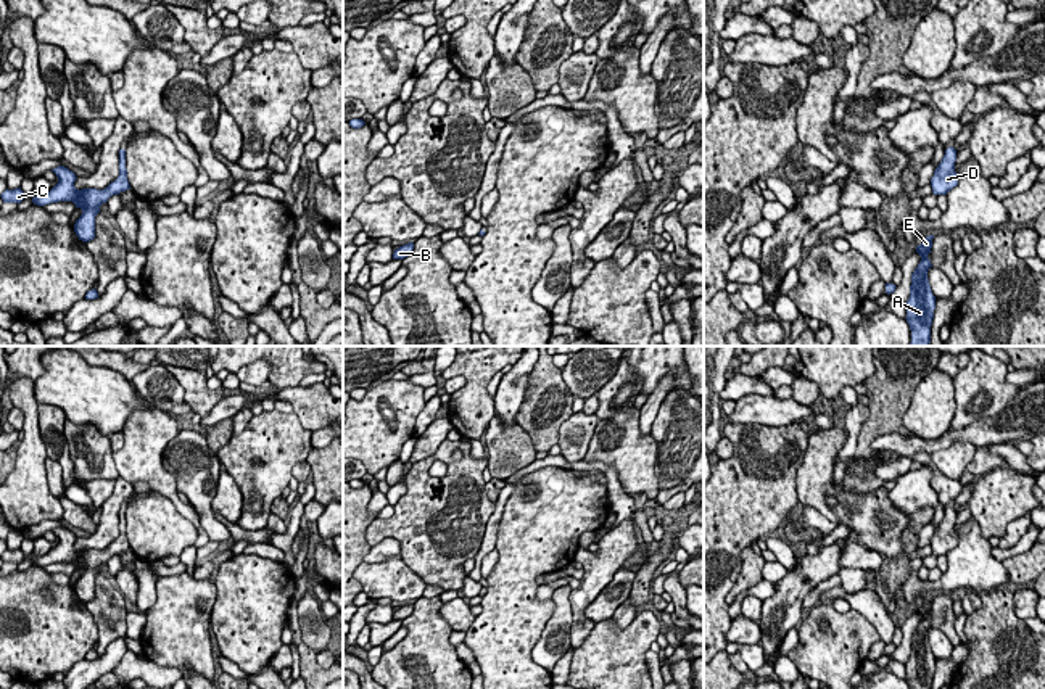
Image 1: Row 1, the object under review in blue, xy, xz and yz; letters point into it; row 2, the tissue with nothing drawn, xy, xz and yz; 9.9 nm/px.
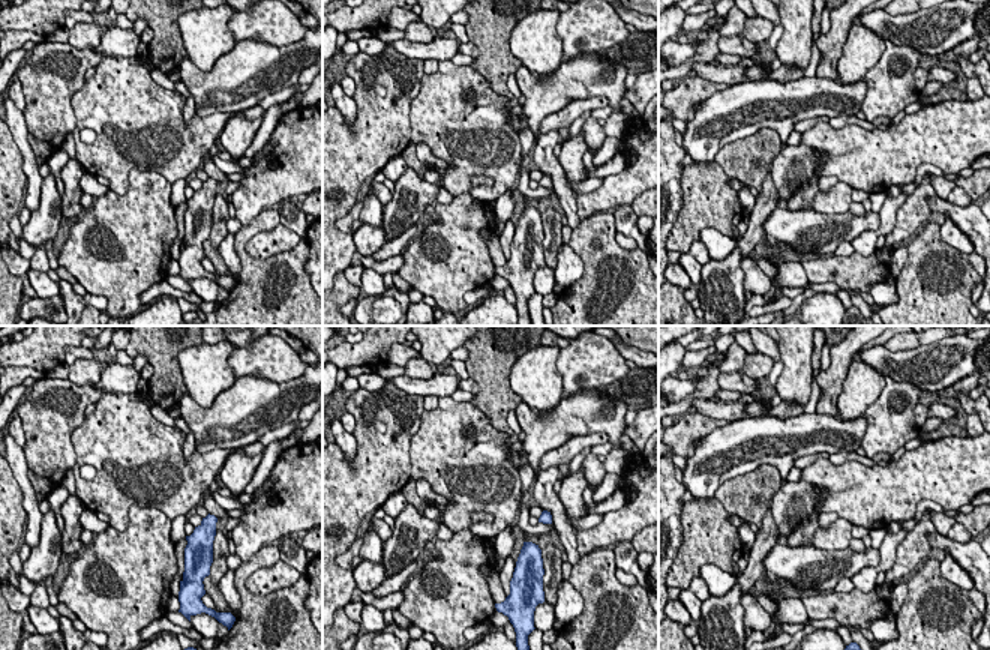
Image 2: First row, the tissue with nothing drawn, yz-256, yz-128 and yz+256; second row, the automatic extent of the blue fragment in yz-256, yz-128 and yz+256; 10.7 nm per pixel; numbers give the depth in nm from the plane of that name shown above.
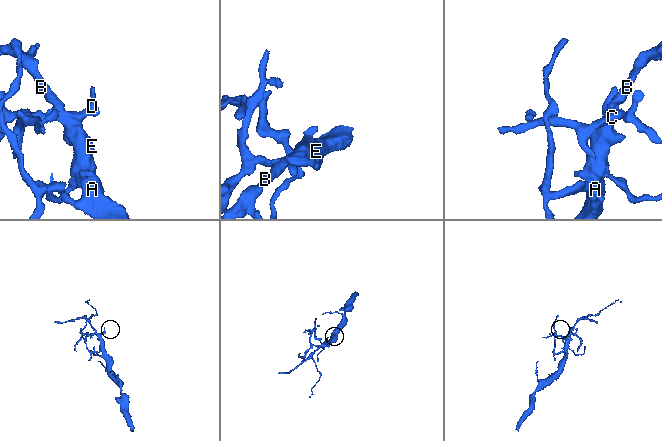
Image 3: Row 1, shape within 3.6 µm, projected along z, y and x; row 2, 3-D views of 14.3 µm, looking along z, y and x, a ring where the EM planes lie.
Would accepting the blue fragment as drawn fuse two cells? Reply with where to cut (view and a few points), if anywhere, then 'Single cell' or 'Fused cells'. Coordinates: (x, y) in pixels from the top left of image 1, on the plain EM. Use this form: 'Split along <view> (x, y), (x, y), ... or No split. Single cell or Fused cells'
No split. Single cell

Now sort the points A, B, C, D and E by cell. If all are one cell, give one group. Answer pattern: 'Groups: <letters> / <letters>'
Groups: A B C D E

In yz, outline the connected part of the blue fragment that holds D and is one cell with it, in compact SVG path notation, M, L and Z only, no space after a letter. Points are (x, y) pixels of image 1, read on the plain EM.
M950 507L945 510L944 518L931 539L934 555L947 555L953 547L958 546L955 522L956 522L956 510Z

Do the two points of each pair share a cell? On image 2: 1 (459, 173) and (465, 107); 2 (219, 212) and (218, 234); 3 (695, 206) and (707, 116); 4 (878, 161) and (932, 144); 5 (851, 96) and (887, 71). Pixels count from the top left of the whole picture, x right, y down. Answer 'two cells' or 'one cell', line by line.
1: one cell
2: one cell
3: two cells
4: one cell
5: two cells

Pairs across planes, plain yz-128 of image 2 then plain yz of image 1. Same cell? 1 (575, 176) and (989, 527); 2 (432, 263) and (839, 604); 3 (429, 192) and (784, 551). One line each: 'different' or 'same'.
1: different
2: different
3: different

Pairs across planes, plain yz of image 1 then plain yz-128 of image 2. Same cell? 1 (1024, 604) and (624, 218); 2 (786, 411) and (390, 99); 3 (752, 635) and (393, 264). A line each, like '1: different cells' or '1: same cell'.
1: same cell
2: different cells
3: different cells

